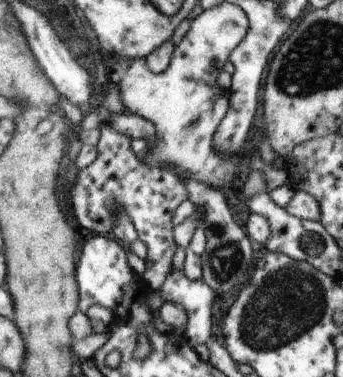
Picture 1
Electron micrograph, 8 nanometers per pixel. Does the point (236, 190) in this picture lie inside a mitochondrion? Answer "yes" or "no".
no

